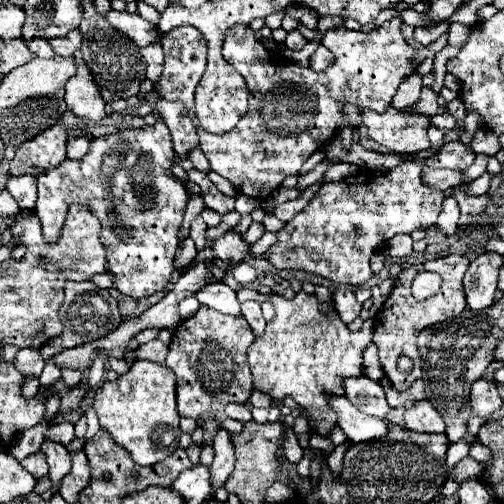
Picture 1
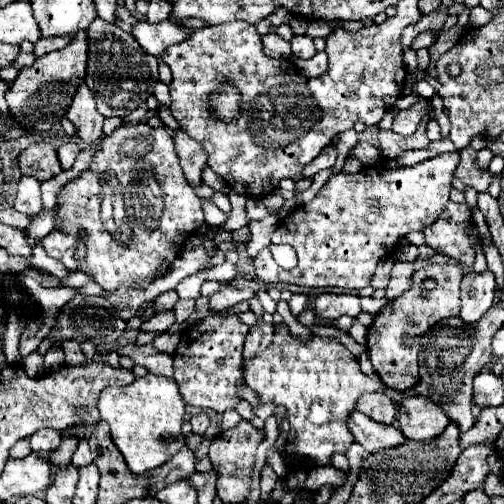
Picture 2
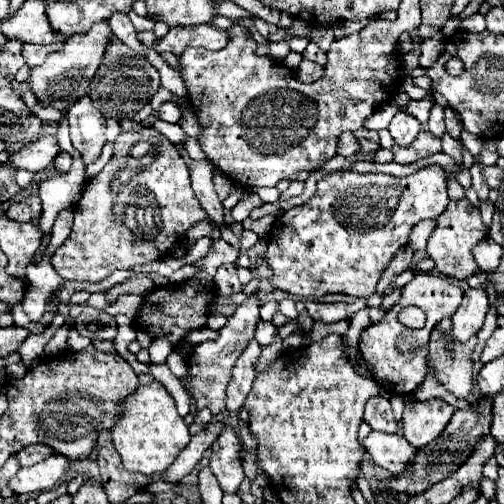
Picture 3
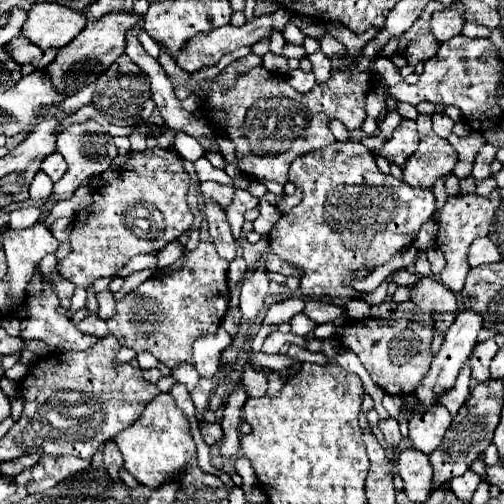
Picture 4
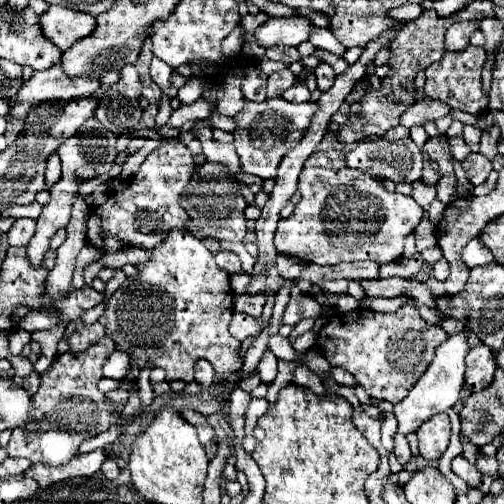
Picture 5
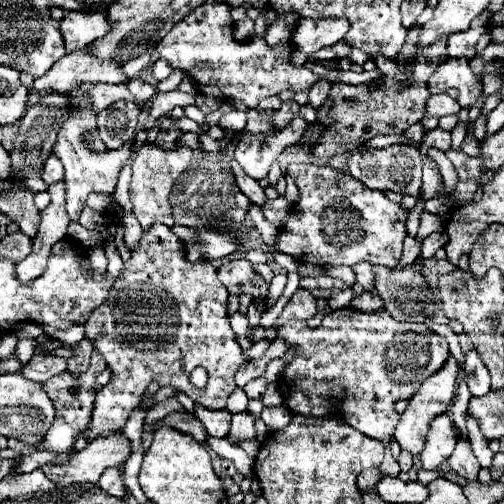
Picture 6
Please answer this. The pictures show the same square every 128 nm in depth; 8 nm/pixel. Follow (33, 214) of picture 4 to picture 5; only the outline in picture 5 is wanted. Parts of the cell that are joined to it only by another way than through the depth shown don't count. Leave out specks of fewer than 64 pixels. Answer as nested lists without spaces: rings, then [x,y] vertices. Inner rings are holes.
[[[18,218],[12,226],[12,230],[8,232],[8,240],[10,246],[18,246],[18,248],[26,248],[26,244],[30,242],[30,238],[34,236],[34,228],[36,228],[36,220],[30,218]]]

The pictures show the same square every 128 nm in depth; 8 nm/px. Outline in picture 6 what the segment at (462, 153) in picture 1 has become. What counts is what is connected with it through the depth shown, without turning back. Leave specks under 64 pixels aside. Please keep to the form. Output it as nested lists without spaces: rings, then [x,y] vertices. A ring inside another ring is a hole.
[[[288,164],[286,176],[296,182],[300,200],[280,230],[280,252],[316,266],[354,266],[362,260],[386,268],[398,264],[408,218],[400,204],[390,202],[380,190],[366,188],[354,176],[328,166]]]

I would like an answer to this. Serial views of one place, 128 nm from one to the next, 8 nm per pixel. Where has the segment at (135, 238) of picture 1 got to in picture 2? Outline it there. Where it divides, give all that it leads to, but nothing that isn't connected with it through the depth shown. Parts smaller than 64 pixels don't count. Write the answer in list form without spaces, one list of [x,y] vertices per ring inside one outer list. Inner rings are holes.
[[[124,124],[120,128],[116,128],[110,136],[102,138],[102,148],[98,150],[98,154],[94,156],[90,168],[78,176],[76,180],[72,180],[70,184],[62,186],[60,192],[58,192],[58,202],[60,202],[60,210],[58,210],[58,216],[56,216],[56,224],[62,226],[62,230],[52,230],[52,234],[48,234],[44,240],[42,240],[42,246],[46,250],[46,254],[50,258],[56,258],[64,264],[64,268],[68,272],[84,272],[88,276],[94,278],[94,282],[98,282],[104,290],[116,290],[118,286],[146,286],[150,284],[154,278],[158,276],[164,276],[168,266],[172,264],[172,260],[184,250],[184,242],[204,224],[204,210],[202,210],[202,200],[196,196],[196,192],[188,186],[186,178],[184,178],[184,172],[178,164],[178,156],[176,156],[176,148],[172,144],[172,134],[168,128],[150,128],[146,124]],[[80,232],[86,232],[86,258],[84,262],[78,262],[74,256],[76,256],[76,248],[78,248],[78,234]]]

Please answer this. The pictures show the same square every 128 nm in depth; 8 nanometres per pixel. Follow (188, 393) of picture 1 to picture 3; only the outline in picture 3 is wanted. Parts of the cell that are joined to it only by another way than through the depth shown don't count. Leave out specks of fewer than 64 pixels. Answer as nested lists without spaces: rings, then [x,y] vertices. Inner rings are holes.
[[[250,296],[246,302],[242,302],[236,310],[236,314],[226,322],[226,326],[218,332],[216,340],[208,340],[204,344],[198,344],[194,352],[188,356],[188,368],[190,368],[190,382],[186,382],[186,390],[194,394],[196,408],[210,408],[214,414],[226,410],[224,404],[224,392],[232,374],[232,368],[236,360],[240,358],[240,352],[250,344],[256,332],[256,324],[260,320],[260,300],[258,296]]]

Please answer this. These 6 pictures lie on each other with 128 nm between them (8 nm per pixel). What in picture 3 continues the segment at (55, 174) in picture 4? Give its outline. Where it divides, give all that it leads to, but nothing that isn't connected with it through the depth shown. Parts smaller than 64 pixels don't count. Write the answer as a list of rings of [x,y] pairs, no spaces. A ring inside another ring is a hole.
[[[60,152],[60,154],[54,158],[54,168],[56,168],[56,172],[64,174],[64,172],[70,170],[70,166],[72,166],[72,156],[70,156],[70,154]]]

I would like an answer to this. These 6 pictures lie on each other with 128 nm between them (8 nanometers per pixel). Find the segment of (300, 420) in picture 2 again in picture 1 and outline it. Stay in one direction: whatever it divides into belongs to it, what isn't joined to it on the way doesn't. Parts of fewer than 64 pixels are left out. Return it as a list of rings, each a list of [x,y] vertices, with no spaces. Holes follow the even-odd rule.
[[[298,292],[294,300],[286,300],[282,296],[272,296],[270,304],[276,310],[276,316],[272,322],[268,322],[266,332],[248,348],[248,364],[254,380],[254,388],[270,396],[272,400],[284,400],[286,396],[294,398],[298,406],[306,410],[306,418],[310,424],[310,432],[316,432],[320,436],[328,436],[332,428],[336,426],[336,414],[328,404],[330,396],[342,396],[342,380],[352,376],[362,376],[362,352],[368,344],[372,343],[374,332],[374,319],[368,319],[357,332],[350,332],[342,320],[336,318],[332,310],[332,318],[326,318],[318,310],[316,296],[310,296],[306,292]]]

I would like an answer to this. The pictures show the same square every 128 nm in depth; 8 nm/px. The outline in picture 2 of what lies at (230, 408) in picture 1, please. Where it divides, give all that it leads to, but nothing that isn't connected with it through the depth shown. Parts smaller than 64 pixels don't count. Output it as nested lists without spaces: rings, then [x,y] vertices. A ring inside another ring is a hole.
[[[228,410],[228,412],[222,414],[222,418],[220,418],[220,426],[218,426],[218,428],[220,428],[220,432],[226,432],[226,430],[234,428],[240,420],[242,420],[242,418],[238,416],[236,410]]]

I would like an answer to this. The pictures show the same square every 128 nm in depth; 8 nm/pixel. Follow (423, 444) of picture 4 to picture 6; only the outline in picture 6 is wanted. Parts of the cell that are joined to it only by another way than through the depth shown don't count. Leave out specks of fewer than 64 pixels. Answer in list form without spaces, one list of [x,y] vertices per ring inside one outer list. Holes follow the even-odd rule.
[[[446,414],[436,416],[436,420],[432,420],[430,424],[426,446],[420,454],[422,468],[434,470],[442,466],[448,460],[448,456],[454,452],[456,442],[458,442],[458,428],[454,426],[454,422]]]

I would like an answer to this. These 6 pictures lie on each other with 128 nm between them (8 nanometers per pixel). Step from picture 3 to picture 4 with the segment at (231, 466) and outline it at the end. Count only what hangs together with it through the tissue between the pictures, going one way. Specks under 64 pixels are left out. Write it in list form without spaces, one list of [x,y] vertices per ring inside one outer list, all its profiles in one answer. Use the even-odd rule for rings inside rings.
[[[198,422],[198,426],[200,426],[200,434],[202,434],[202,438],[204,438],[204,442],[206,444],[216,444],[216,442],[220,442],[220,438],[222,438],[222,428],[220,428],[220,424],[210,424],[210,422]]]

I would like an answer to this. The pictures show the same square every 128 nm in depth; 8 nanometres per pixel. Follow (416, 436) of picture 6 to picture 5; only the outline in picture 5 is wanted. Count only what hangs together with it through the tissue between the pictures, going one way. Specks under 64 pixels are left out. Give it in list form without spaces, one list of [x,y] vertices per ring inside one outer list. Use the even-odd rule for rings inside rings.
[[[462,332],[456,336],[450,336],[444,344],[440,344],[440,348],[436,348],[436,356],[430,362],[424,376],[420,376],[420,380],[414,384],[414,388],[402,402],[394,404],[394,416],[398,420],[400,434],[408,436],[408,434],[416,432],[420,428],[420,424],[424,424],[424,420],[428,420],[430,416],[434,416],[438,412],[446,412],[448,408],[452,408],[458,402],[460,390],[464,386],[464,370],[466,370],[464,358],[466,358],[468,350],[470,350],[470,346]]]

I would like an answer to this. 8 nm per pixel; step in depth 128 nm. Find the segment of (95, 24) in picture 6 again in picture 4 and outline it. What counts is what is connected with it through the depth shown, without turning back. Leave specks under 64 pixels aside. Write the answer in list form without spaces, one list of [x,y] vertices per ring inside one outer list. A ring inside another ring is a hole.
[[[34,4],[22,34],[40,48],[64,48],[86,26],[82,12],[60,4]]]

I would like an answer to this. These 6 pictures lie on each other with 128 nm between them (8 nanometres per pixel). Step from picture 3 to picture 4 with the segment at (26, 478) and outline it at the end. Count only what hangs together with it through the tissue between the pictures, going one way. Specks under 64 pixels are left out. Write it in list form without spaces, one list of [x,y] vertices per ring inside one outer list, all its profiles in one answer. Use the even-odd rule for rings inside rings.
[[[44,456],[38,460],[36,466],[24,470],[14,478],[18,486],[26,486],[30,494],[44,492],[48,488],[54,488],[58,482],[62,482],[68,476],[74,476],[90,466],[90,458],[76,458],[76,456]]]

